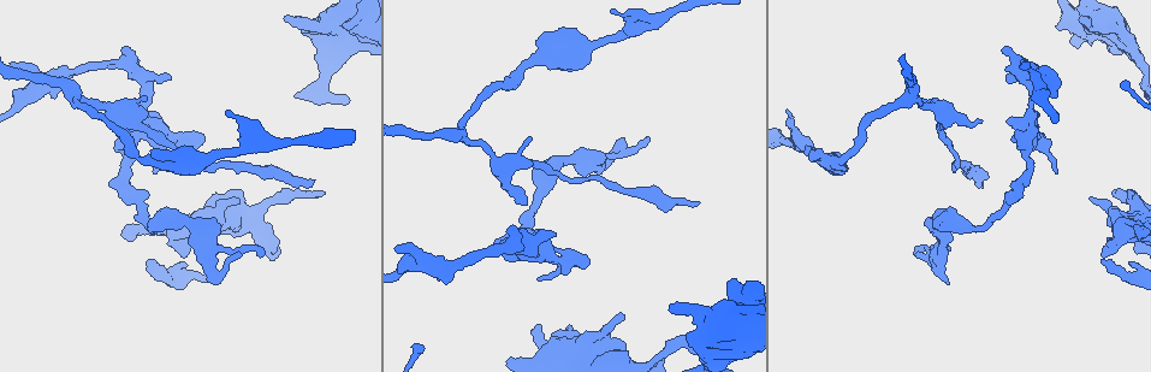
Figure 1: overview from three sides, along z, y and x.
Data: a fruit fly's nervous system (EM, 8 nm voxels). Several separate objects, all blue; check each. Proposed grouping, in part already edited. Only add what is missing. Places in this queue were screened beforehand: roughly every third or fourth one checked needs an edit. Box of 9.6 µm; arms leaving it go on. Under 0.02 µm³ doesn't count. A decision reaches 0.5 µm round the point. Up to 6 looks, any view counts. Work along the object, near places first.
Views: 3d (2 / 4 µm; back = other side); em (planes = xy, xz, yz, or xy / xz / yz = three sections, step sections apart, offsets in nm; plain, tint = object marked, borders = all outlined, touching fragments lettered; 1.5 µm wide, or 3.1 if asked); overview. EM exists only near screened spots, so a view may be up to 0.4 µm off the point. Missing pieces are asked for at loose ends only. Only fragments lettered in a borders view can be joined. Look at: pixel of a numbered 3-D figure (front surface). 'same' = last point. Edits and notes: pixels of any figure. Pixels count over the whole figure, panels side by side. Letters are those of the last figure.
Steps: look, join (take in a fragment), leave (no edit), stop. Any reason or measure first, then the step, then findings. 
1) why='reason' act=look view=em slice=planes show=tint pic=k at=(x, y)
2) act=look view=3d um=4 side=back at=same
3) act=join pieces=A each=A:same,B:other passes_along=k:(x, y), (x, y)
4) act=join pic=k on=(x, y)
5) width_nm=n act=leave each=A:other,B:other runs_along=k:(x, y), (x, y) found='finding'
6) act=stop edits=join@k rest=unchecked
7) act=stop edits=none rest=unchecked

why='free end' act=look view=em slice=xy step=8 show=tint pic=1 at=(343, 23)

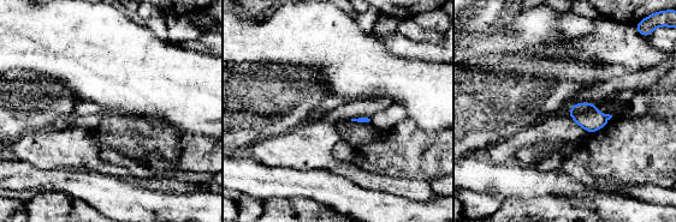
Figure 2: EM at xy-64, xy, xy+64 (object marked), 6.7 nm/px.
why='another direction' act=look view=em slice=planes show=borders at=same

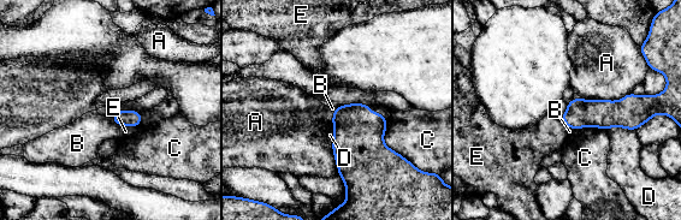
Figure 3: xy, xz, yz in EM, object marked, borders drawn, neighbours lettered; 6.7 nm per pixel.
act=leave each=A:other,B:other,C:other,D:other,E:other border=3:(632, 91), (617, 100), (582, 99) found='none of them fits'

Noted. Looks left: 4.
act=look view=3d um=2 pic=1 at=(325, 191)

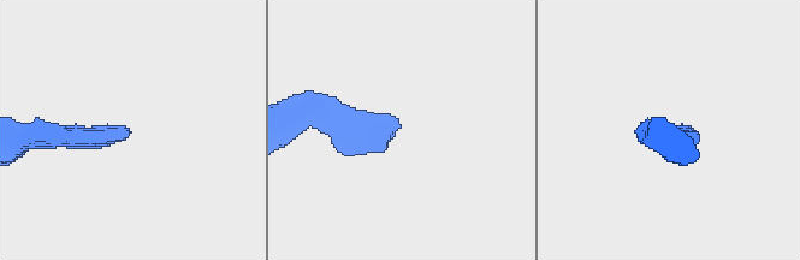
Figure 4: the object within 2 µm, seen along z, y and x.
why='shape alone is not enough' act=look view=em slice=planes show=borders pic=4 at=(395, 116)

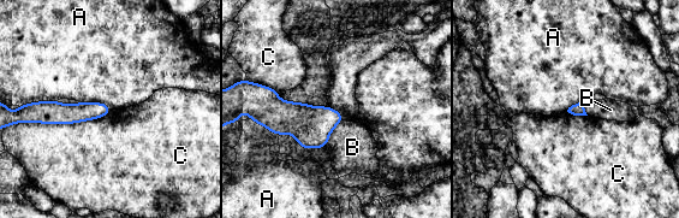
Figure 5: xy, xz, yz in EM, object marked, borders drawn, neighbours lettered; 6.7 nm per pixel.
act=leave each=A:other,B:other,C:other border=5:(57, 100), (36, 100), (23, 105) found='no lettered fragment goes on from it'

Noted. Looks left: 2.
why='thin end' act=look view=em slice=xz step=4 show=borders pic=1 at=(536, 280)

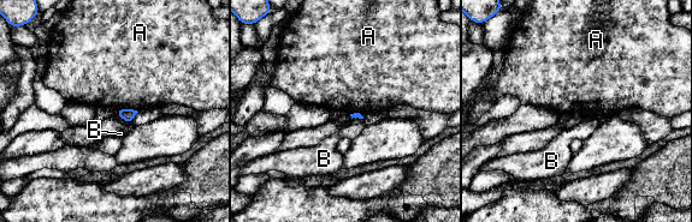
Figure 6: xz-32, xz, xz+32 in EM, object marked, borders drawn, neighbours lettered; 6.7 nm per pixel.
act=leave each=A:other,B:other border=6:(117, 108), (132, 108), (137, 112) found='no lettered fragment goes on from it'

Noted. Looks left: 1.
act=stop edits=none rest=unchecked

